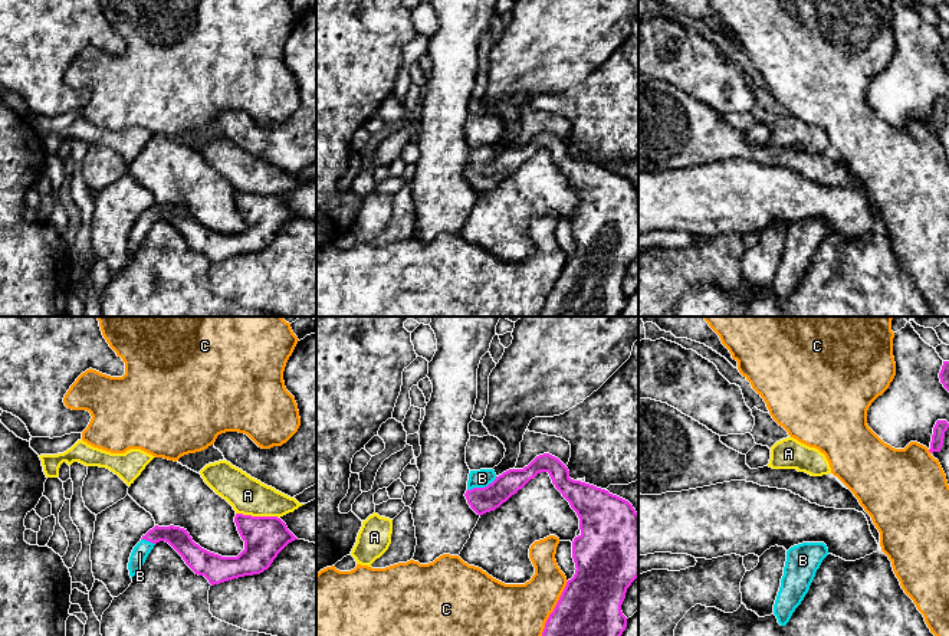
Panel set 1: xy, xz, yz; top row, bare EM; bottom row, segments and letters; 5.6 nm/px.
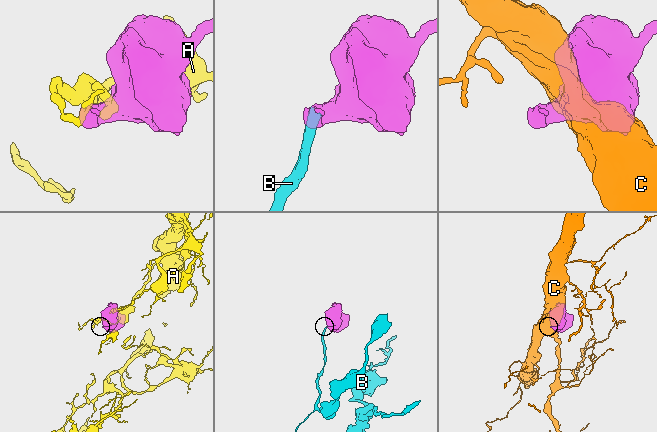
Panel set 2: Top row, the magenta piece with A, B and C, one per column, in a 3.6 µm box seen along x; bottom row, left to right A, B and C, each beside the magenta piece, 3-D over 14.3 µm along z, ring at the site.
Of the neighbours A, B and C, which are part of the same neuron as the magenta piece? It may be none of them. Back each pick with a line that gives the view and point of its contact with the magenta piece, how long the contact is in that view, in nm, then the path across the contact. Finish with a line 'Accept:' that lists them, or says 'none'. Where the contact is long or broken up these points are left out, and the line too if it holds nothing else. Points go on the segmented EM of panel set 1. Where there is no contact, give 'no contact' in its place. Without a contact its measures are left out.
B: contact xz (482, 488); length 180 nm; way xz (482, 500), (482, 488), (482, 478)
Accept: B

